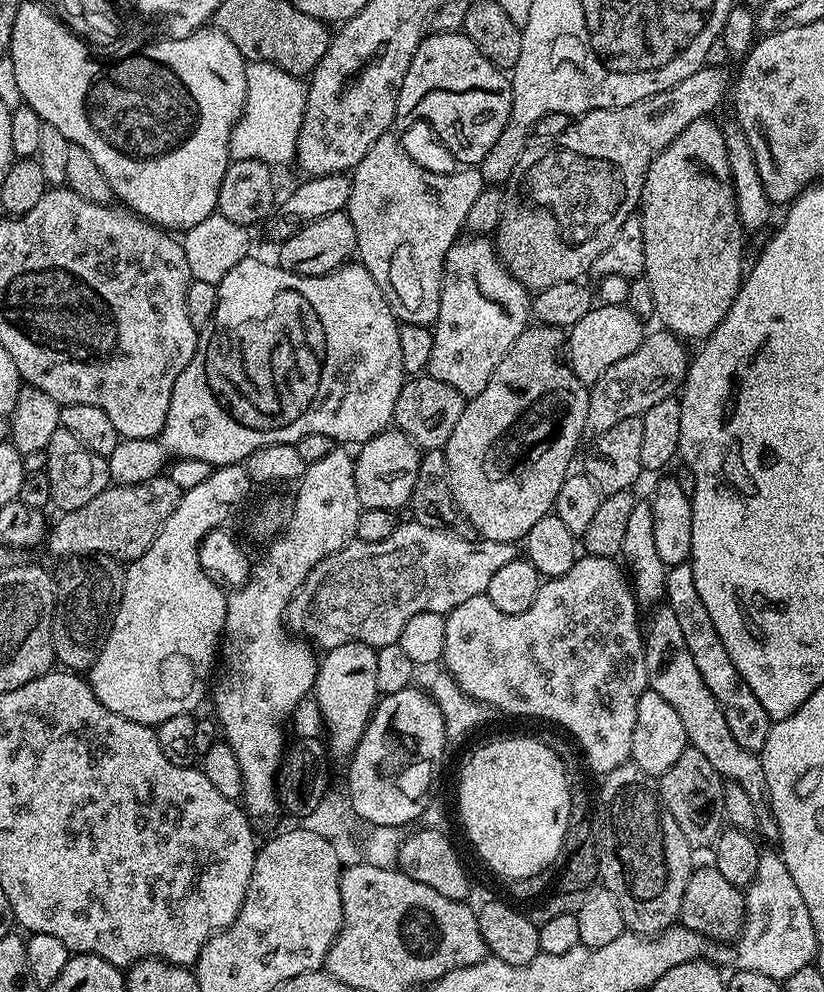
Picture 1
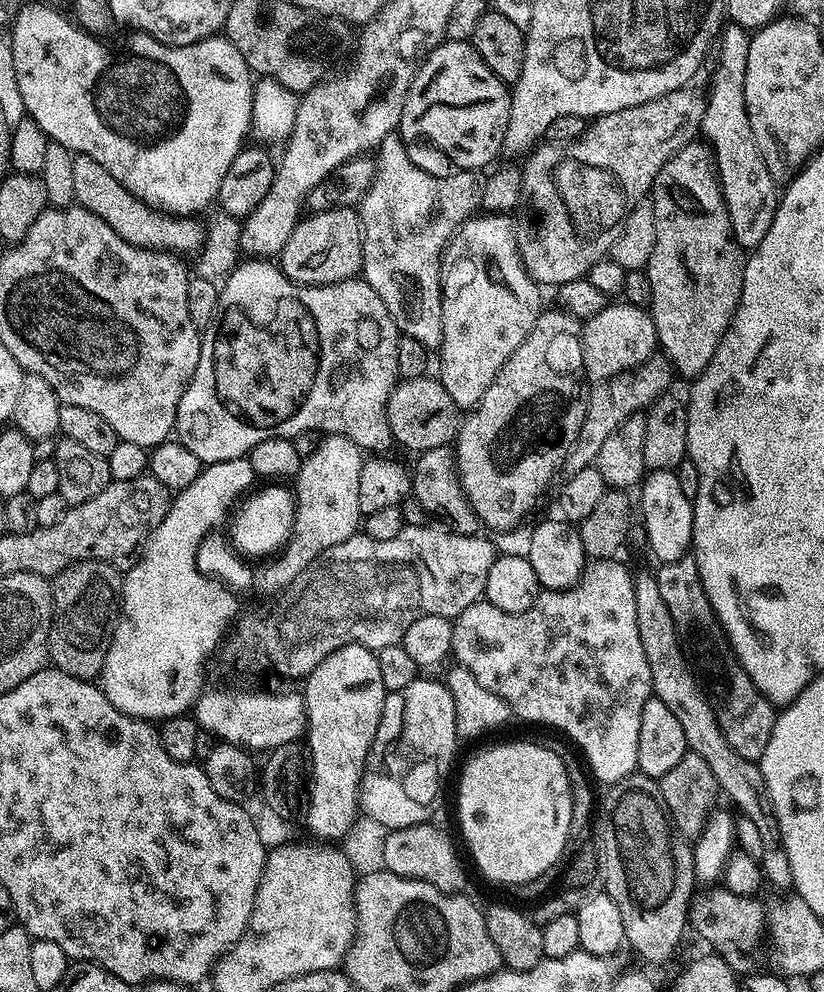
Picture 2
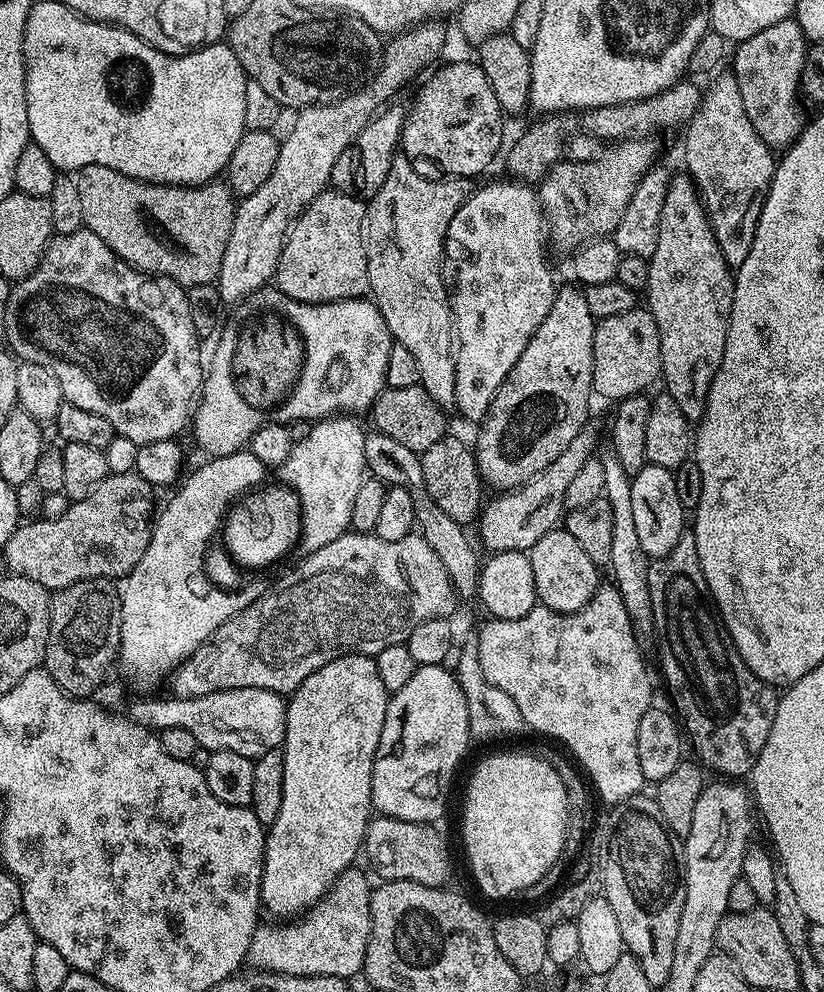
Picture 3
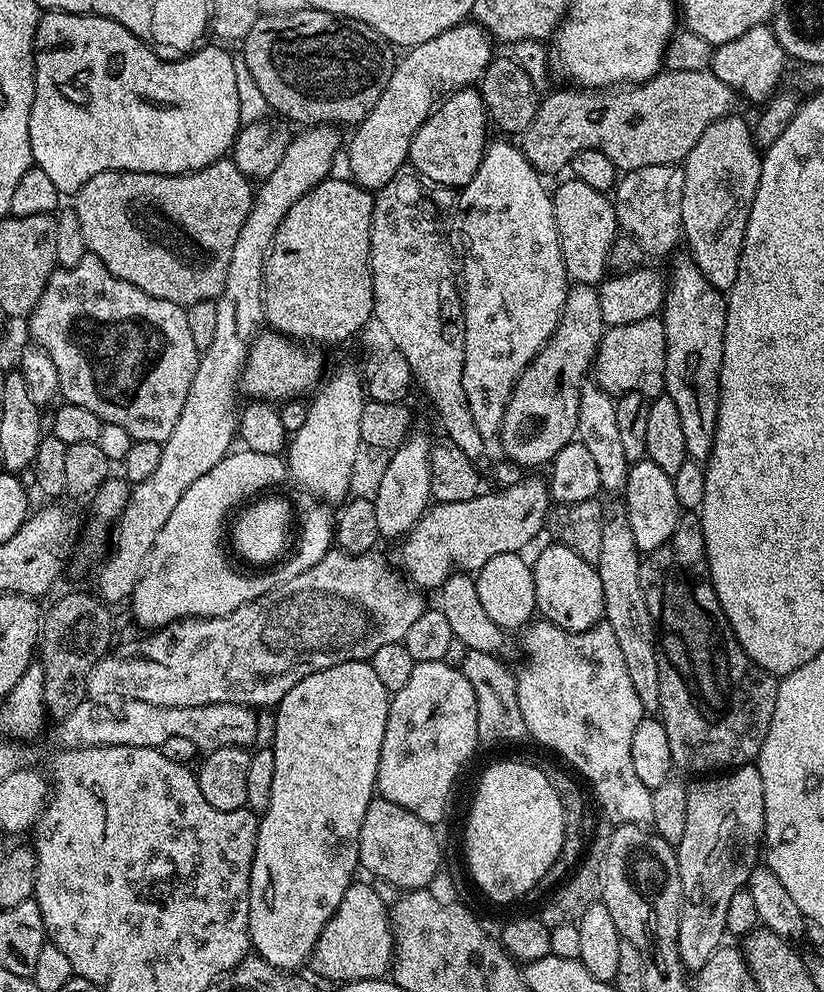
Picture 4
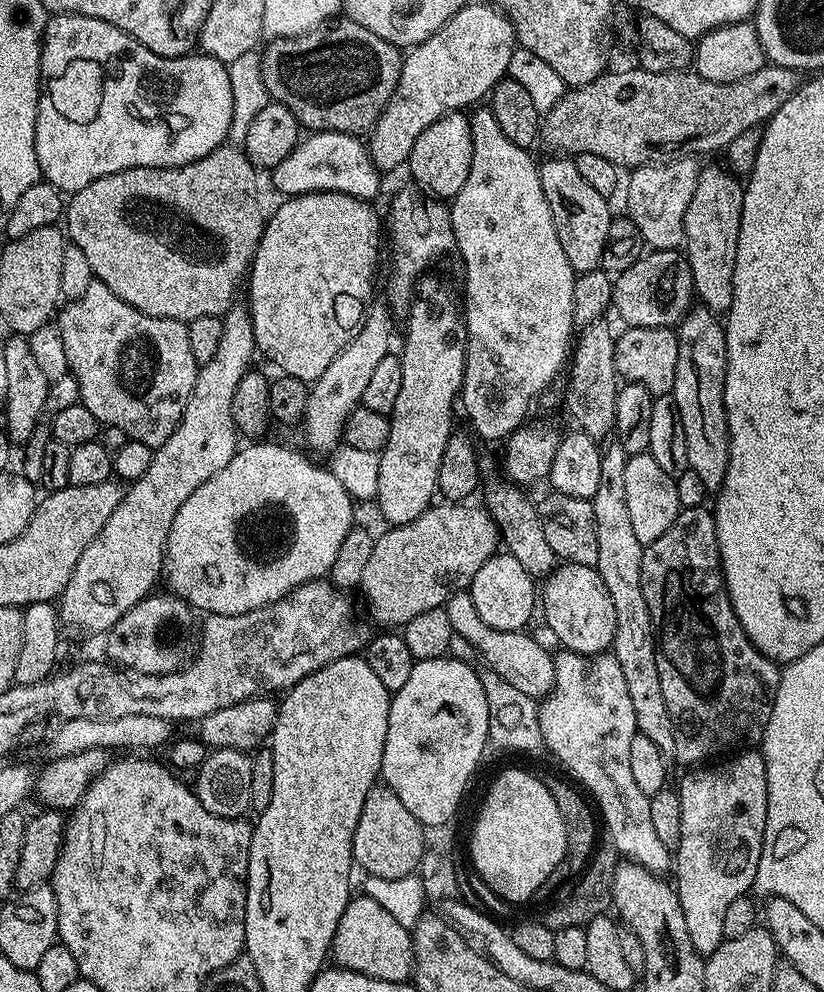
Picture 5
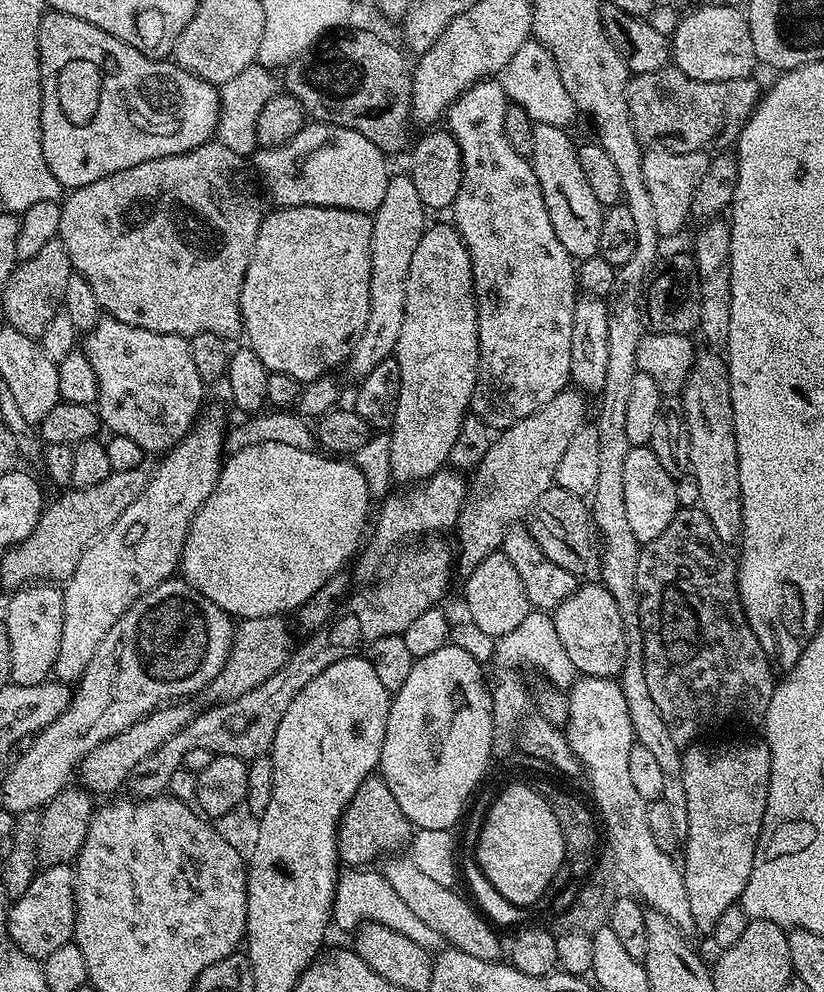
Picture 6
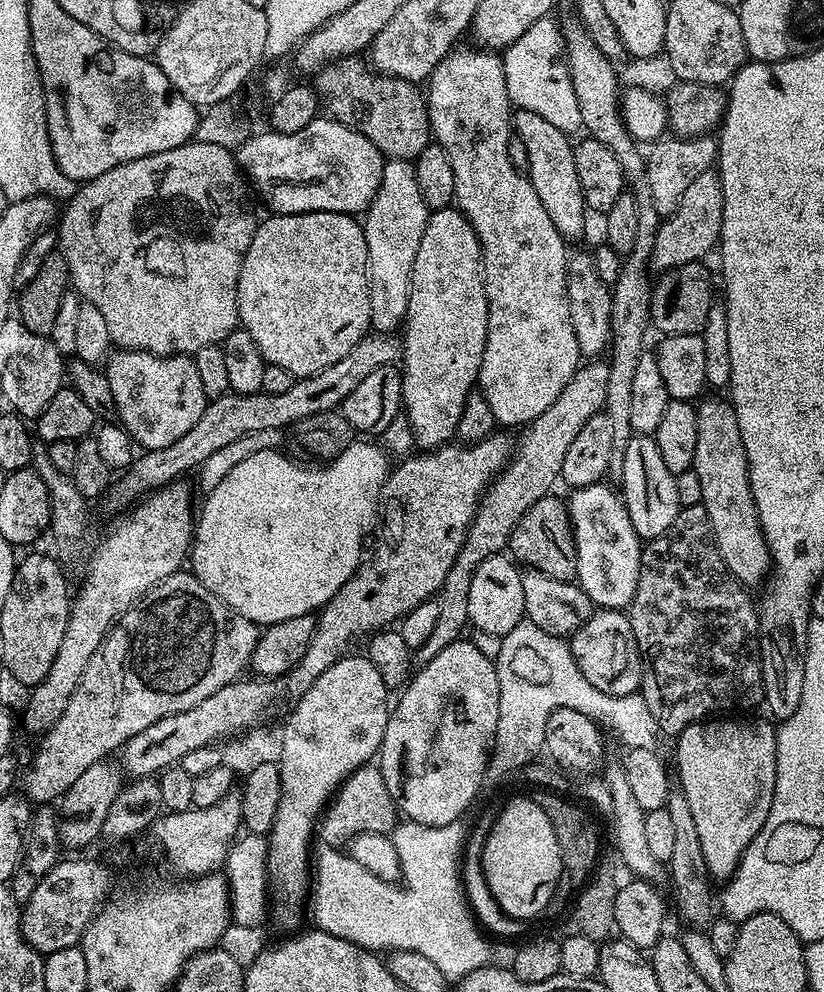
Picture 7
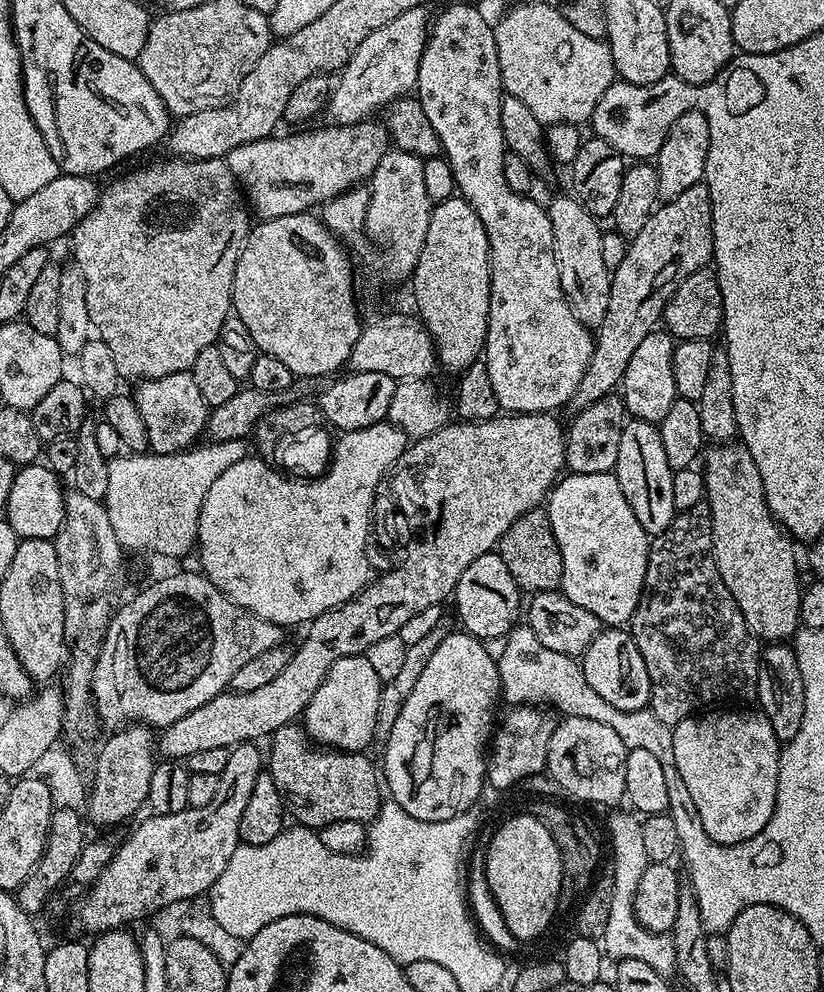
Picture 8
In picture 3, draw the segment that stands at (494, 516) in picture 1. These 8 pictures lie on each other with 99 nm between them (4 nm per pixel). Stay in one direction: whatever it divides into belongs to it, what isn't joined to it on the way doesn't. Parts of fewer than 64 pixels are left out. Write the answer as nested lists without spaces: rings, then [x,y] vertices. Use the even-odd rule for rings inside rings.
[[[557,287],[550,314],[542,318],[542,326],[538,326],[530,342],[526,342],[526,350],[522,350],[518,362],[514,362],[510,374],[502,382],[498,394],[494,394],[494,402],[479,425],[480,433],[474,443],[476,466],[481,481],[485,485],[493,484],[496,490],[518,488],[546,470],[546,466],[550,466],[550,462],[554,462],[554,458],[558,458],[558,454],[562,454],[562,450],[566,450],[570,441],[589,423],[588,407],[594,401],[592,339],[598,321],[590,314],[590,306],[586,306],[583,291],[576,288]]]

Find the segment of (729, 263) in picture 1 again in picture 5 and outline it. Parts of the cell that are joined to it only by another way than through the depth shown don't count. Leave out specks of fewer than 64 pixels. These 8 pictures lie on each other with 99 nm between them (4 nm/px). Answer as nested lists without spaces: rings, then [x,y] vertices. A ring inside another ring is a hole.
[[[703,306],[685,312],[675,329],[678,342],[678,368],[674,370],[674,386],[670,395],[678,402],[682,431],[686,434],[689,469],[702,478],[708,490],[718,490],[728,469],[728,415],[724,405],[726,382],[725,325],[717,313]]]

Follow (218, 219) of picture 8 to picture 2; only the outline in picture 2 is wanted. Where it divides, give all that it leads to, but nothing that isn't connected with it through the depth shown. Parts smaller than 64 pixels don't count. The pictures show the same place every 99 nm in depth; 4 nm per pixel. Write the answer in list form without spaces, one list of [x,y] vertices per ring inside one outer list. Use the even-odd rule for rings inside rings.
[[[83,154],[73,155],[74,171],[74,194],[76,195],[76,204],[81,208],[90,210],[110,226],[118,238],[130,242],[138,248],[147,248],[151,252],[168,252],[171,254],[182,254],[180,252],[199,253],[205,245],[206,228],[198,219],[192,216],[177,216],[170,212],[161,212],[159,208],[152,208],[146,202],[142,202],[106,166],[98,166],[92,156]]]

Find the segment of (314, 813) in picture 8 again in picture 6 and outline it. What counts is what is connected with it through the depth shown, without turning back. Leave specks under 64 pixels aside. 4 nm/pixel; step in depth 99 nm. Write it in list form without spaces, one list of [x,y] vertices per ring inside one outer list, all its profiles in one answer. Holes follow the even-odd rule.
[[[379,775],[368,776],[366,782],[358,786],[354,798],[350,798],[340,819],[336,841],[341,865],[364,866],[367,865],[364,864],[367,860],[372,860],[375,856],[384,858],[389,854],[399,853],[409,847],[413,836],[412,824],[406,814],[402,814],[402,806],[398,806],[394,794],[390,794],[390,786],[386,786],[386,782]]]

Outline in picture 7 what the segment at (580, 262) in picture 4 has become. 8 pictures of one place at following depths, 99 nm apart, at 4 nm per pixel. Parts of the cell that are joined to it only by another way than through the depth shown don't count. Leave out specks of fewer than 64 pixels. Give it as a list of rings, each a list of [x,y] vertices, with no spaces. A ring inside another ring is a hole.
[[[521,108],[513,111],[512,130],[515,139],[526,146],[526,155],[530,157],[526,175],[534,186],[534,194],[538,194],[538,199],[546,209],[546,214],[550,214],[550,222],[554,222],[565,241],[578,239],[584,232],[586,209],[582,198],[582,182],[578,182],[578,170],[574,170],[574,144],[573,141],[568,141],[571,140],[569,133],[558,130],[558,126],[553,126],[546,122],[546,118],[534,114],[534,110]]]

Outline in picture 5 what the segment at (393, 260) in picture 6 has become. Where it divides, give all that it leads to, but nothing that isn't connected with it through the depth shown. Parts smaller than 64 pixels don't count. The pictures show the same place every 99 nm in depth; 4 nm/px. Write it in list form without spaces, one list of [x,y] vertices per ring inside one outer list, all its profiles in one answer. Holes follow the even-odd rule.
[[[373,303],[360,332],[354,334],[342,354],[338,354],[338,358],[334,358],[334,362],[330,362],[330,366],[326,366],[324,373],[311,385],[306,414],[302,421],[302,429],[304,428],[305,434],[308,435],[310,447],[328,454],[341,443],[346,418],[360,404],[362,390],[366,390],[378,362],[382,362],[382,358],[390,354],[391,348],[388,347],[391,346],[392,340],[388,335],[392,332],[392,319],[394,316],[387,303]]]

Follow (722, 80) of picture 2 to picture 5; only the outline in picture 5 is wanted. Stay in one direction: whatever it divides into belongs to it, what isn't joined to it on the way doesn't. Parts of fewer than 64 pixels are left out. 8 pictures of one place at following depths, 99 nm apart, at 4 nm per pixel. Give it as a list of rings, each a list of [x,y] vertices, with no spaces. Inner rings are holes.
[[[701,167],[700,177],[694,190],[694,198],[690,198],[690,206],[686,206],[684,219],[683,251],[688,258],[692,271],[692,290],[695,299],[703,307],[717,314],[726,314],[734,298],[734,262],[738,254],[738,230],[742,222],[742,202],[744,201],[745,185],[728,171],[727,167]]]

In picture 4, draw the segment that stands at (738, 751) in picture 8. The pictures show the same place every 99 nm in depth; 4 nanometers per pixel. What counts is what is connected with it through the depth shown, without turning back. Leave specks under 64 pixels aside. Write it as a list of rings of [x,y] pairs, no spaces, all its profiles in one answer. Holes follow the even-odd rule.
[[[755,763],[733,768],[711,778],[700,778],[697,784],[688,784],[686,798],[686,831],[680,843],[675,845],[678,858],[678,874],[682,878],[684,902],[680,905],[678,922],[678,954],[682,966],[695,974],[710,962],[710,954],[722,947],[726,940],[726,909],[730,897],[745,887],[750,874],[758,866],[762,856],[764,838],[764,799],[762,798],[762,774]]]

